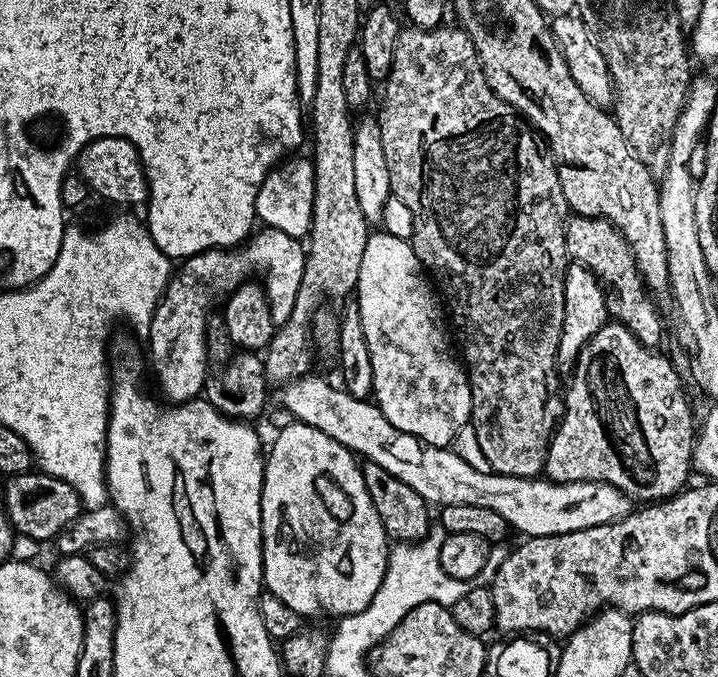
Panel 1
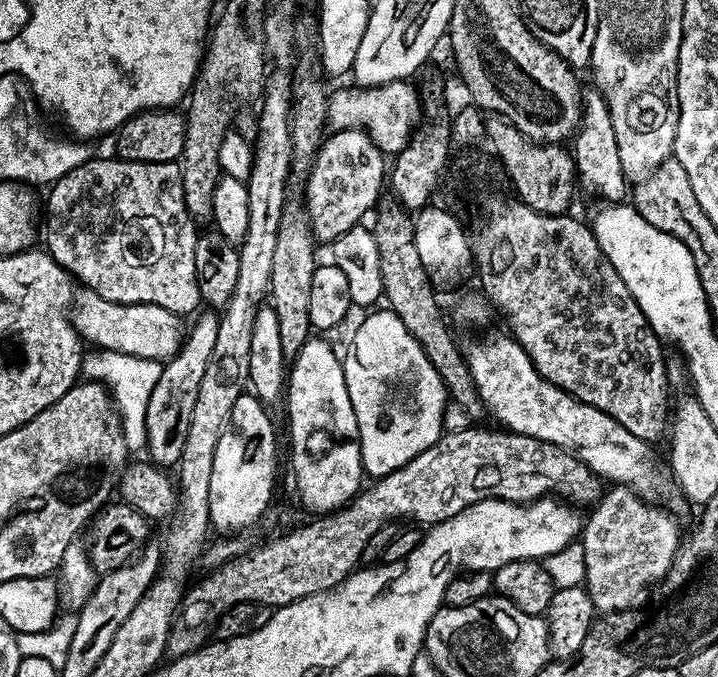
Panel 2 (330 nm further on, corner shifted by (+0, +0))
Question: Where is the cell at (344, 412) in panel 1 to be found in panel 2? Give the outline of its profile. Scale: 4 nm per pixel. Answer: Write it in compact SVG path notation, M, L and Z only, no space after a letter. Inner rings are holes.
M87 290L81 293L78 296L78 307L70 316L81 341L88 343L89 340L92 346L105 352L121 352L161 362L167 362L180 349L182 328L180 332L181 317L177 313L153 304L110 302Z

